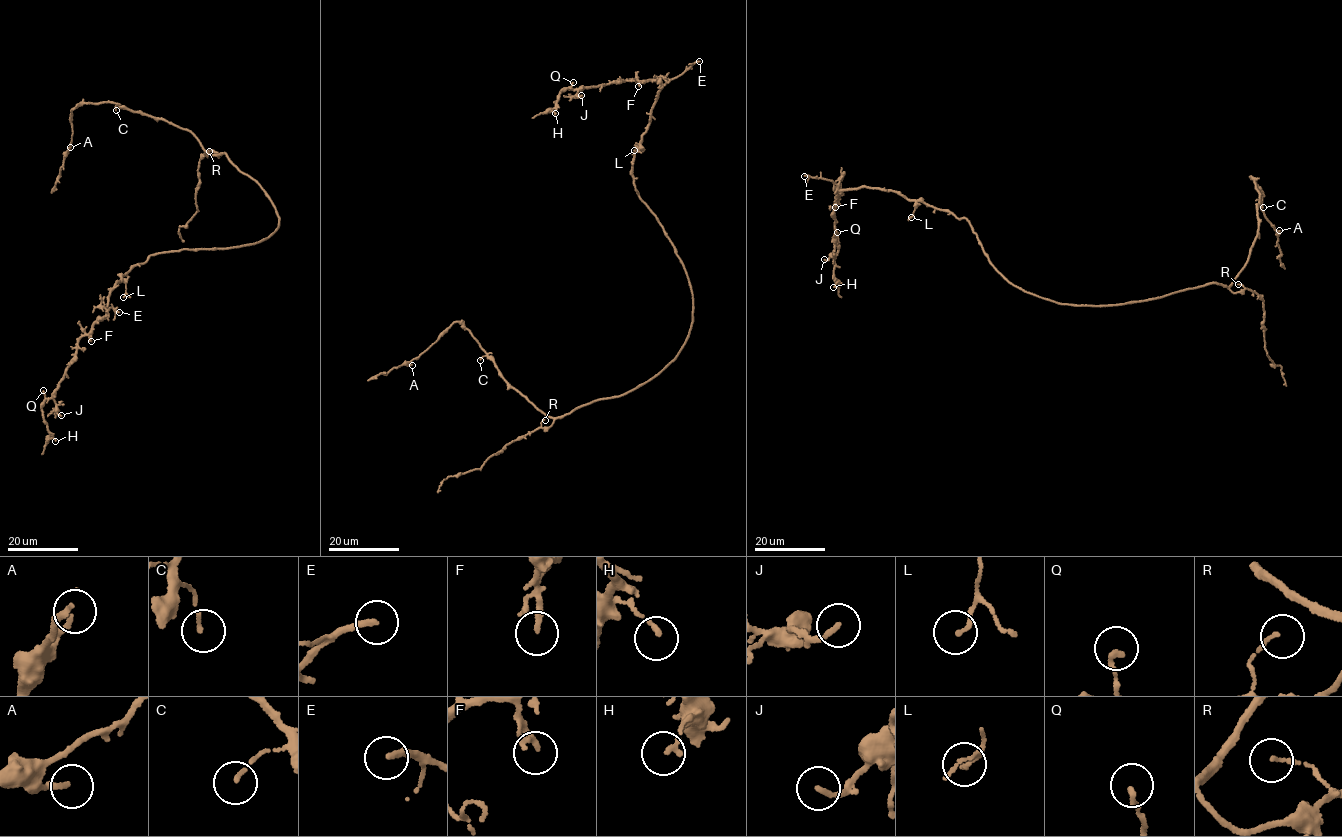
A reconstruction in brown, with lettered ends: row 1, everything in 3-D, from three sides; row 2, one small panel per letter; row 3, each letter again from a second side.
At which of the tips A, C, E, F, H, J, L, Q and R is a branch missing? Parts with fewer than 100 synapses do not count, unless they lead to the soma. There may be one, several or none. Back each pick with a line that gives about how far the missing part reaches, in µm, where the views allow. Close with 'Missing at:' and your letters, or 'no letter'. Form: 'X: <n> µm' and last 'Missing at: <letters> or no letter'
E: 45 µm
Missing at: E

